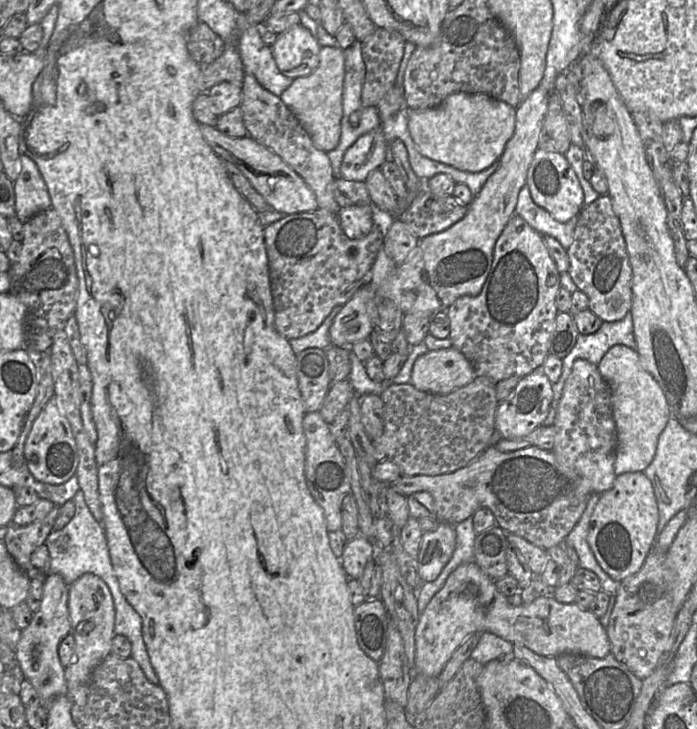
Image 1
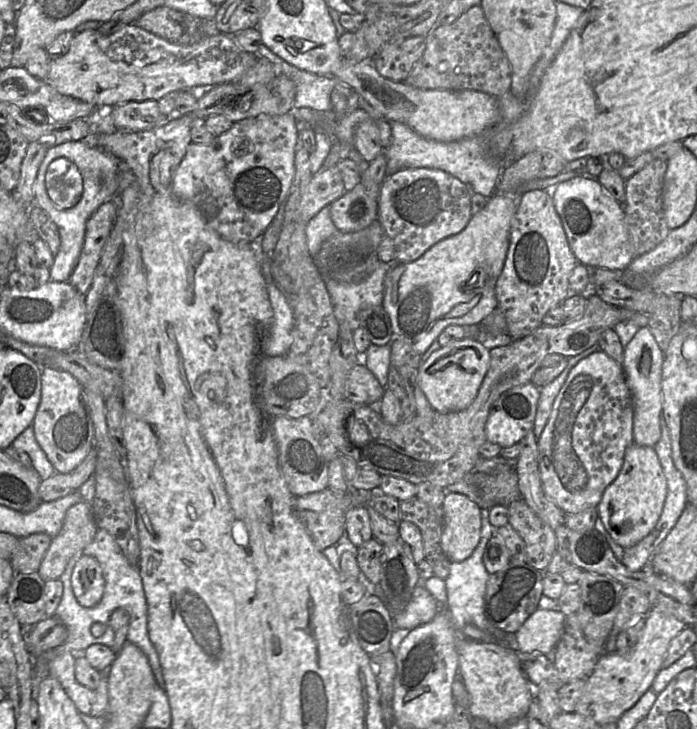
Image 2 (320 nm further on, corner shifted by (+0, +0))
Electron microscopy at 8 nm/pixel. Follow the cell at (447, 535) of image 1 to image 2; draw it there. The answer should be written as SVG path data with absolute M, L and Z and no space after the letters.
M447 492L441 506L443 511L443 531L441 548L451 562L467 559L475 550L481 531L481 508L468 496L455 492Z

